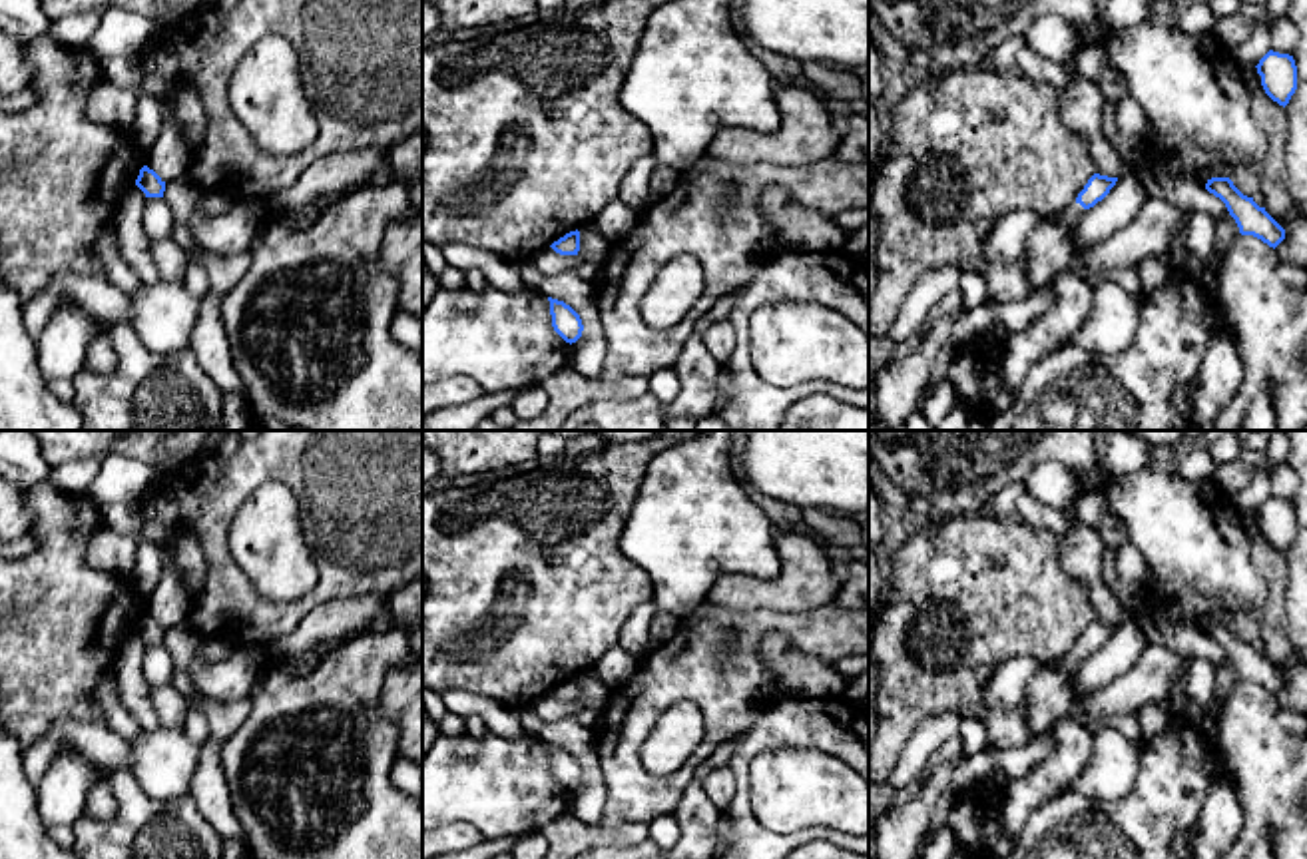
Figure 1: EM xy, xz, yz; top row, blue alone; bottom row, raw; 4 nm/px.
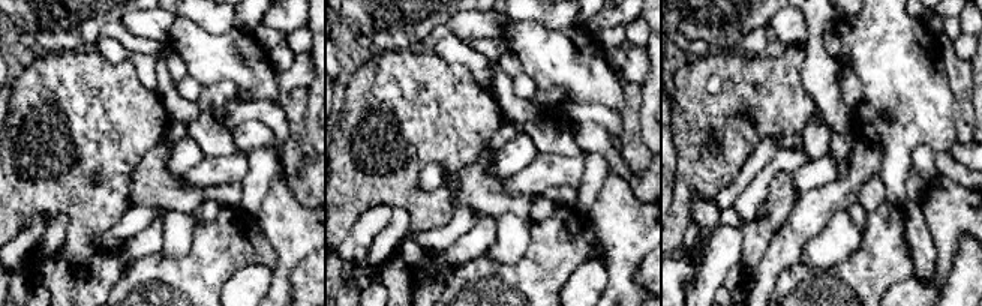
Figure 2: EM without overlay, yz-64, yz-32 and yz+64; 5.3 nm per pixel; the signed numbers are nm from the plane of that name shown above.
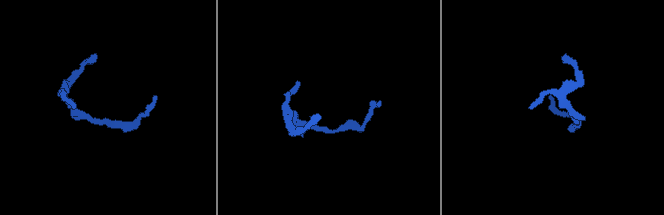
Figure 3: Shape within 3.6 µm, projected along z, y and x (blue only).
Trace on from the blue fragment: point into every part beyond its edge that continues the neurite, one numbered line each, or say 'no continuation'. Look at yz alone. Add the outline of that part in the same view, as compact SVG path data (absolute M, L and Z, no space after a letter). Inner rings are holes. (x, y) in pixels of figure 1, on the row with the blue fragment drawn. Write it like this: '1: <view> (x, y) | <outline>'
1: yz (1068, 216) | M1074 201L1074 203L1072 203L1070 207L1066 207L1062 213L1054 215L1050 221L1052 221L1052 223L1074 225L1084 211L1086 211L1086 209L1084 209L1080 203Z

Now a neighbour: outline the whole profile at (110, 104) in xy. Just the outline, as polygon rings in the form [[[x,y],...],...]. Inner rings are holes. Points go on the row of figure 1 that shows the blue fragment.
[[[102,82],[94,86],[88,116],[102,126],[118,128],[130,136],[135,122],[137,96],[133,90],[116,86],[112,82]]]

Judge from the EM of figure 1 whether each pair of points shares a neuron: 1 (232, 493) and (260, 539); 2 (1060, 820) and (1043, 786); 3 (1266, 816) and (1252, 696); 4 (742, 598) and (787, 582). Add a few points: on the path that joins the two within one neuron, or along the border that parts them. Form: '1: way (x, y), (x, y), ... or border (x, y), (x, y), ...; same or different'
1: border (279, 481), (265, 481), (240, 509), (230, 553); different
2: border (1068, 790), (1043, 802), (1019, 834); different
3: way (1266, 786), (1266, 746), (1254, 726); same
4: way (754, 592), (776, 592); same

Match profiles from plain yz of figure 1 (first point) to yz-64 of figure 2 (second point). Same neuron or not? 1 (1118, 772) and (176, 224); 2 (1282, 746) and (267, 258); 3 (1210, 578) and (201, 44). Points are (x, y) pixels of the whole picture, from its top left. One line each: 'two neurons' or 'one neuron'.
1: one neuron
2: two neurons
3: one neuron

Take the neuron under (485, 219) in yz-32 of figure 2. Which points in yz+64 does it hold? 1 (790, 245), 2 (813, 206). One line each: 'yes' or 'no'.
1: yes
2: yes

